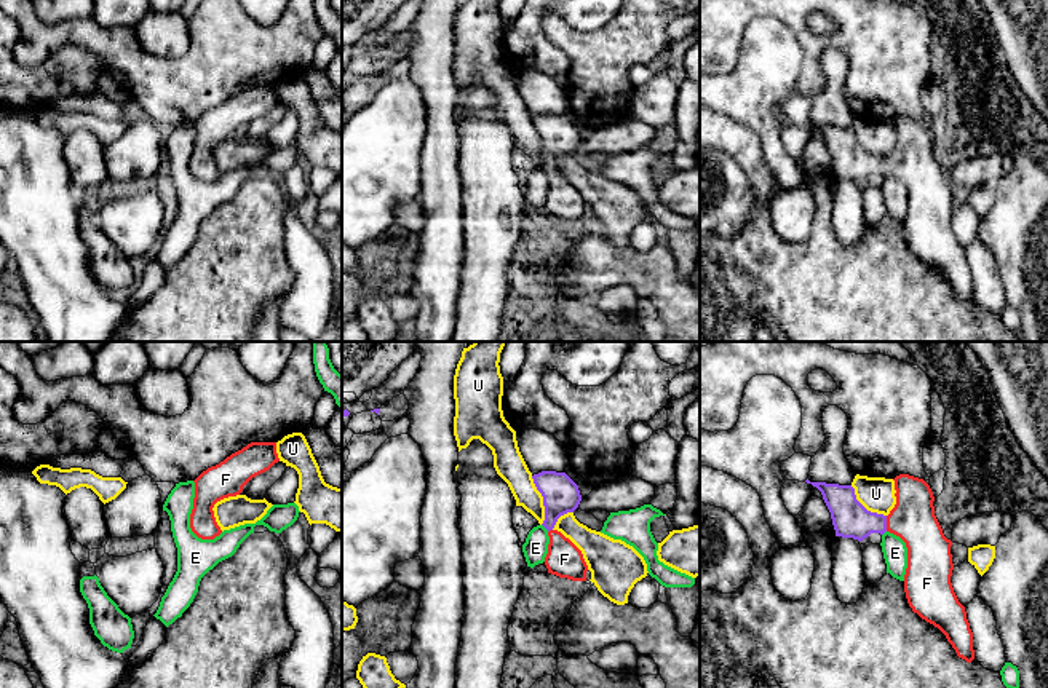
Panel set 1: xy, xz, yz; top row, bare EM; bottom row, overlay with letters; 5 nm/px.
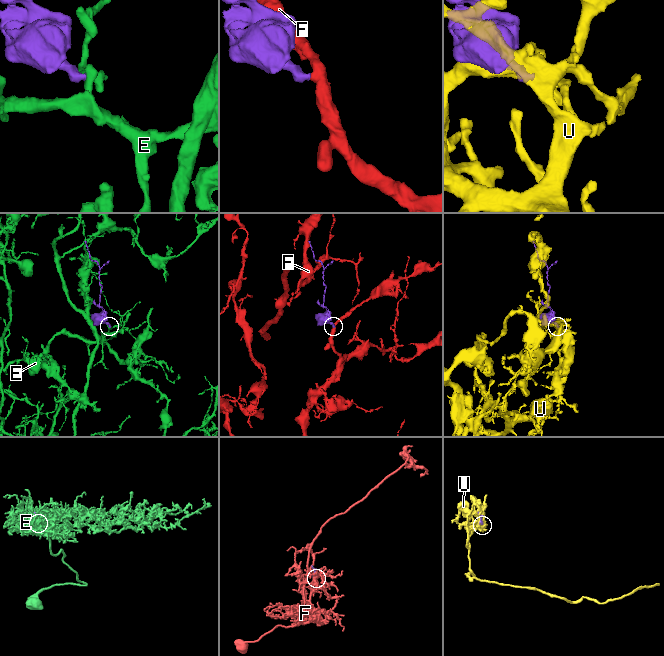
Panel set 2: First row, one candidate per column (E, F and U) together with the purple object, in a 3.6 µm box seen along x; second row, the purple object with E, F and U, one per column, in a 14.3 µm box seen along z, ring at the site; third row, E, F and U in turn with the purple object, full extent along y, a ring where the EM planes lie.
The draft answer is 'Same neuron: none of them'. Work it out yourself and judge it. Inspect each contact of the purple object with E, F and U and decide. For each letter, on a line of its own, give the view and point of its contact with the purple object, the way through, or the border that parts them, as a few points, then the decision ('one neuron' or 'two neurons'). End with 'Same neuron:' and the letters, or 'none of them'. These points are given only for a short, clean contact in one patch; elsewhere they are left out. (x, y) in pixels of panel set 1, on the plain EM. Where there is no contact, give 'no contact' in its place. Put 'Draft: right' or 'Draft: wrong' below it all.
E: xz (545, 170) | along xz (542, 166), (548, 173) | two neurons
F: yz (885, 166) | across yz (850, 162), (885, 166), (913, 162) | one neuron
U: xz (543, 142) | two neurons
Same neuron: F
Draft: wrong

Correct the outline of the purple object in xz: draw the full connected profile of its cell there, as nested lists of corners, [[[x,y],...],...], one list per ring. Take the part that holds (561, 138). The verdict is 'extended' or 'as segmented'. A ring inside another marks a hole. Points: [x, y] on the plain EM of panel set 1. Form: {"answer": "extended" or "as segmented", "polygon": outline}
{"answer": "extended", "polygon": [[[542,113],[534,117],[532,121],[543,139],[545,163],[542,168],[550,179],[545,200],[548,215],[572,223],[586,223],[588,208],[582,193],[554,171],[561,158],[578,150],[582,144],[578,128],[566,115],[556,113]]]}

